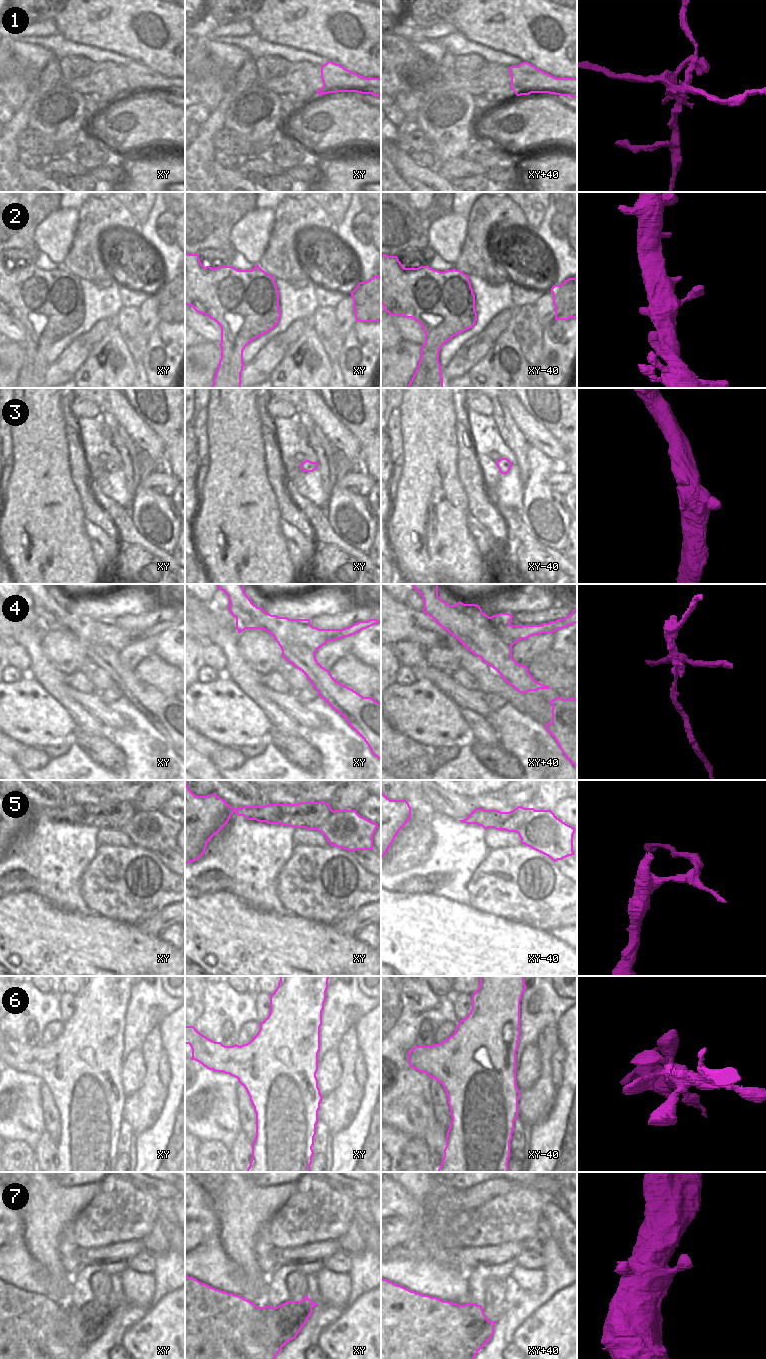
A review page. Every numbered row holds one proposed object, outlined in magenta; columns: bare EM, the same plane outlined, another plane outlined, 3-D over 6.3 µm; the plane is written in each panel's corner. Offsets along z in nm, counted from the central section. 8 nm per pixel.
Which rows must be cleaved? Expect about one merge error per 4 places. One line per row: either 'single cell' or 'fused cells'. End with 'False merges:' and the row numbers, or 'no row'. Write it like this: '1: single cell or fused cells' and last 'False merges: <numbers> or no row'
1: fused cells
2: single cell
3: single cell
4: fused cells
5: fused cells
6: single cell
7: single cell
False merges: 1, 4, 5

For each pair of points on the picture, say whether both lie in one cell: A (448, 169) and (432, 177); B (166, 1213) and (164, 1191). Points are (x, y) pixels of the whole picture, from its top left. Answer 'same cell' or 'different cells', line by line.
A: different cells
B: different cells

